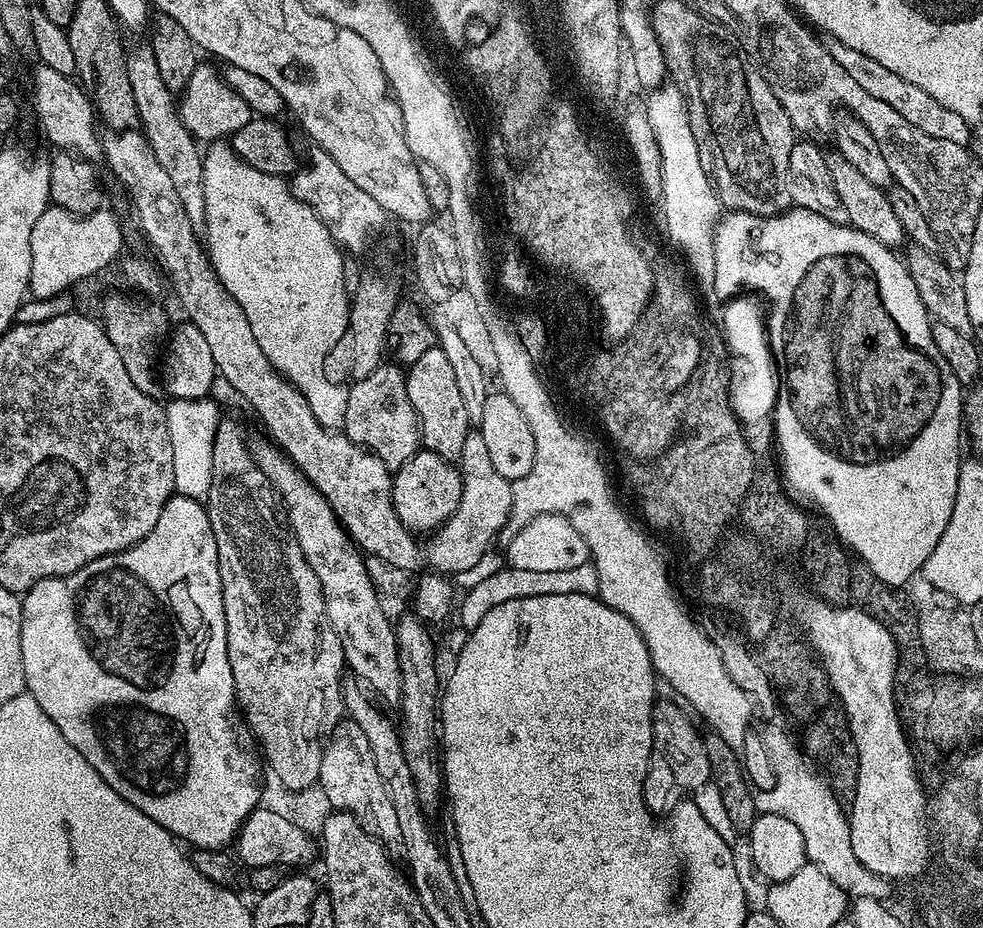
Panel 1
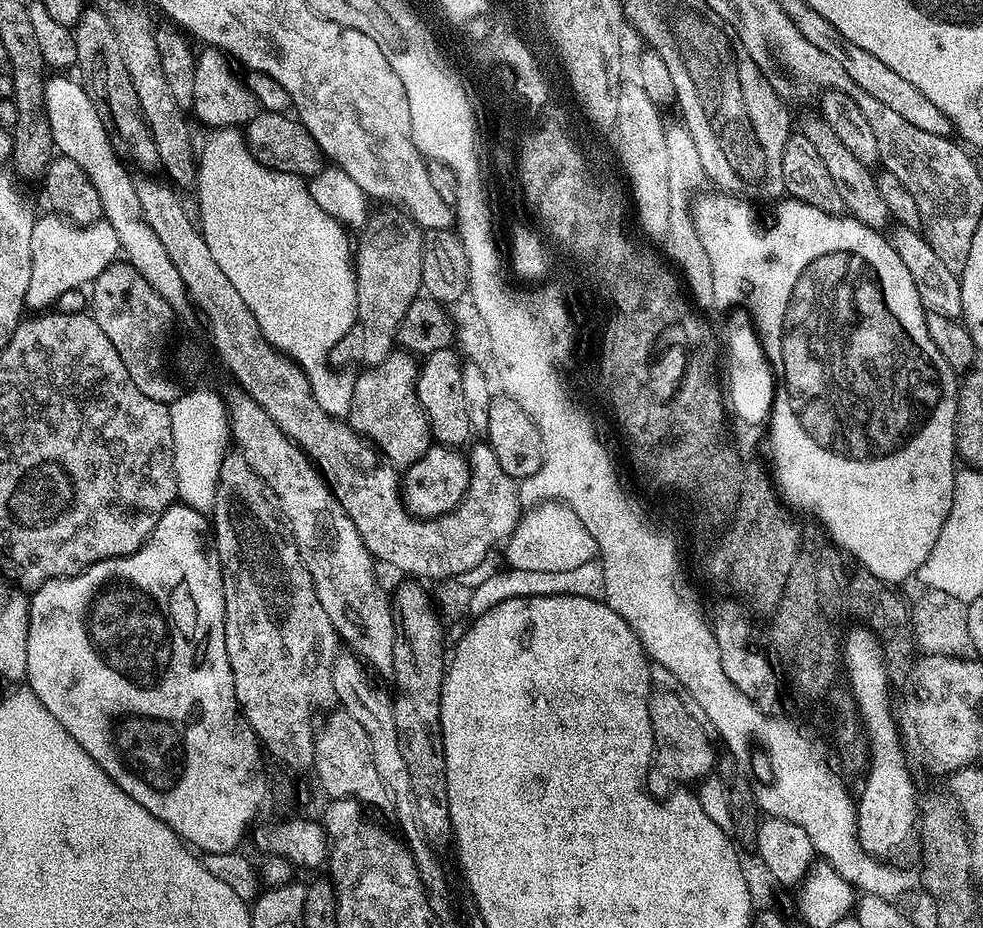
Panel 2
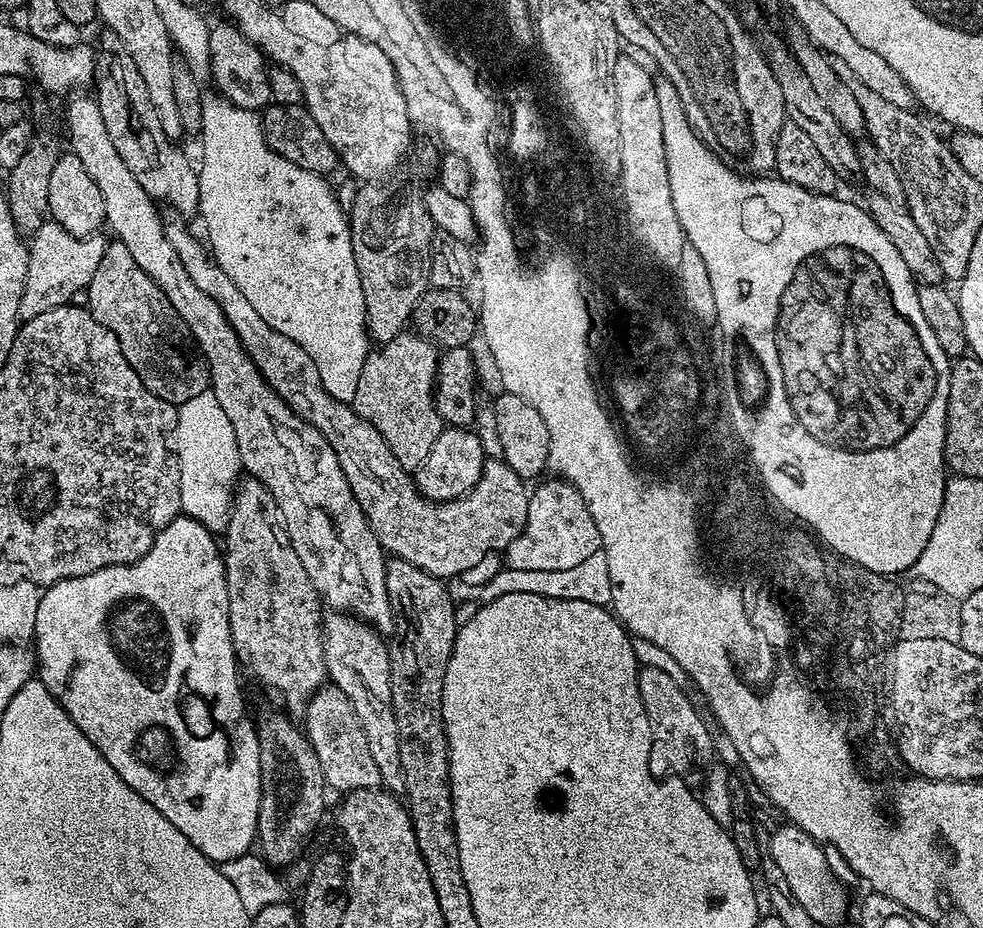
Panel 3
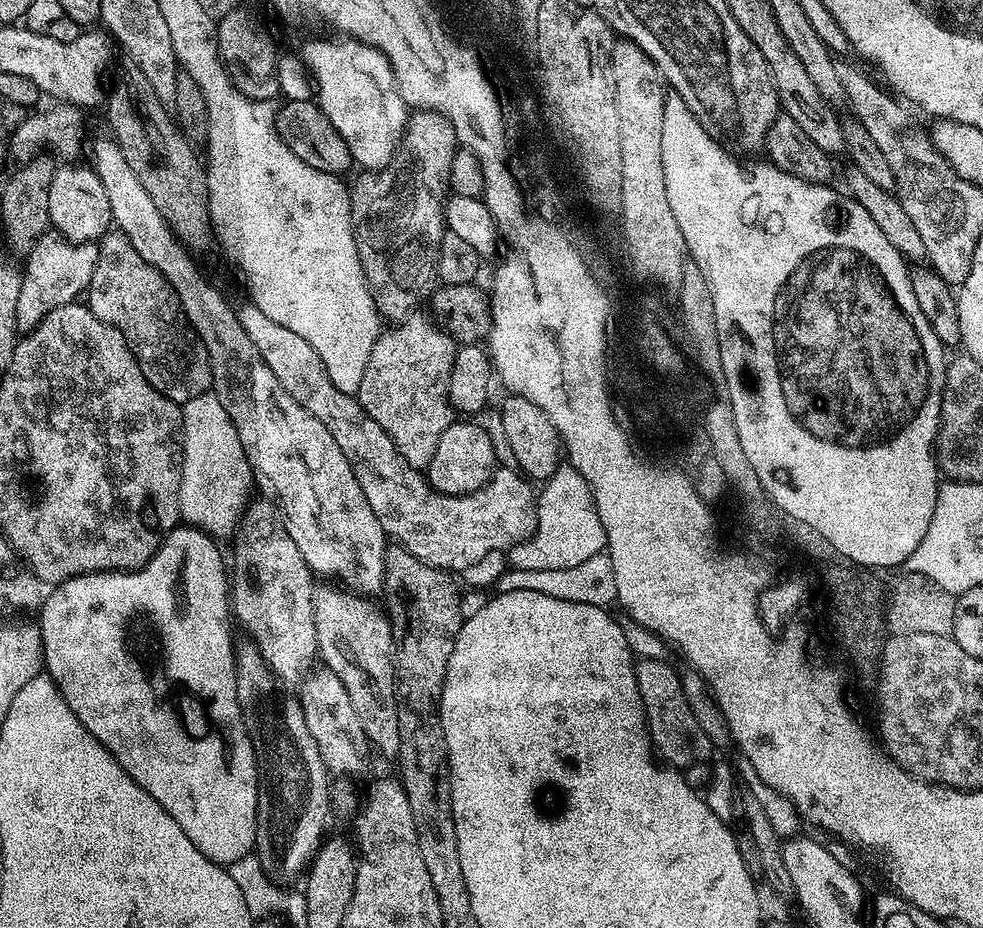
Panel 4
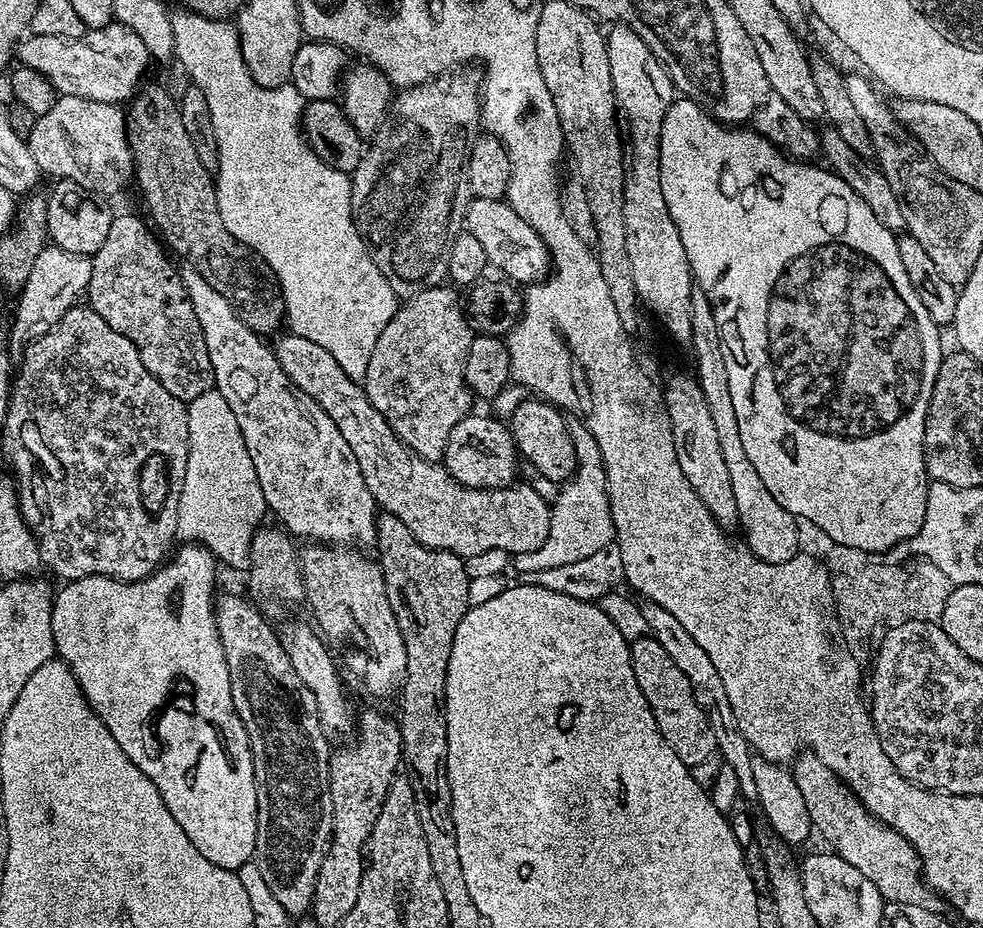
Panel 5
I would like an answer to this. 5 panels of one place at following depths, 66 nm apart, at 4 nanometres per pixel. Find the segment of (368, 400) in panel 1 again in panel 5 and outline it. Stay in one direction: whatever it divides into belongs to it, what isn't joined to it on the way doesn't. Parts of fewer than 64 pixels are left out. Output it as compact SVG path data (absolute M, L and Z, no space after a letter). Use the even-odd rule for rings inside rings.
M440 286L427 288L416 296L407 297L397 307L394 318L390 318L386 330L378 334L378 342L374 342L374 354L370 354L370 366L366 366L362 381L364 393L374 410L386 418L399 440L423 460L433 462L443 461L450 430L454 430L462 418L469 416L474 403L464 377L466 354L470 350L474 328L466 315L465 305L456 301L454 293L444 290Z

